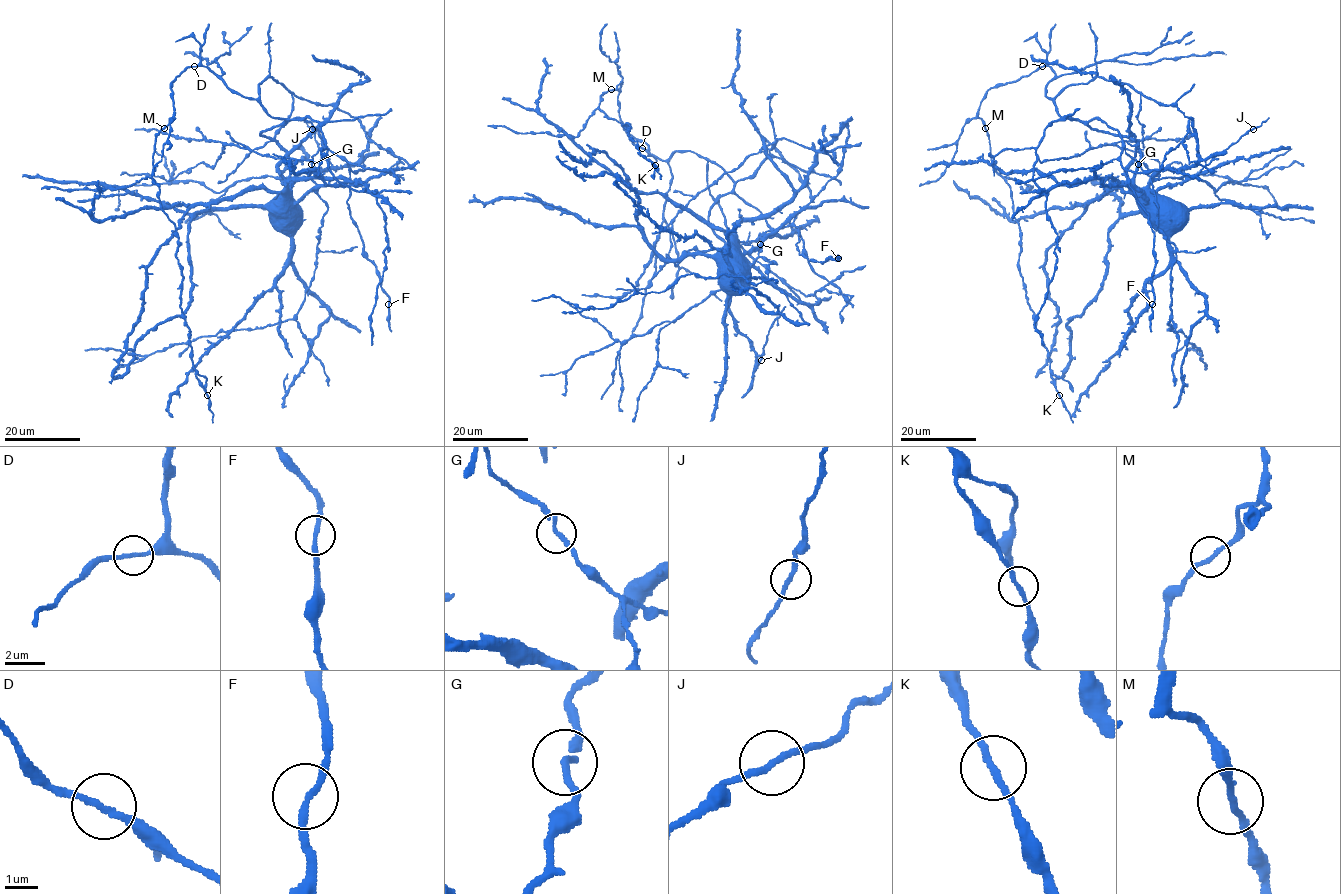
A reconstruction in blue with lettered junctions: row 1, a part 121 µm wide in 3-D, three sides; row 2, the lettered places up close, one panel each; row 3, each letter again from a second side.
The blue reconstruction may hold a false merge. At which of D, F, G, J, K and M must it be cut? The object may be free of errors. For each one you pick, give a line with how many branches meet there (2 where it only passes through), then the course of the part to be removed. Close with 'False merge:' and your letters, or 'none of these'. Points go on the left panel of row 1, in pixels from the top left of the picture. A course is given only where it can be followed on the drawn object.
False merge: none of these

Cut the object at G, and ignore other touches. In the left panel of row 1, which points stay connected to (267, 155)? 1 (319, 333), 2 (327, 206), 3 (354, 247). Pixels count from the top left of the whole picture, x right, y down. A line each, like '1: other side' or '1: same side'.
1: same side
2: other side
3: other side

